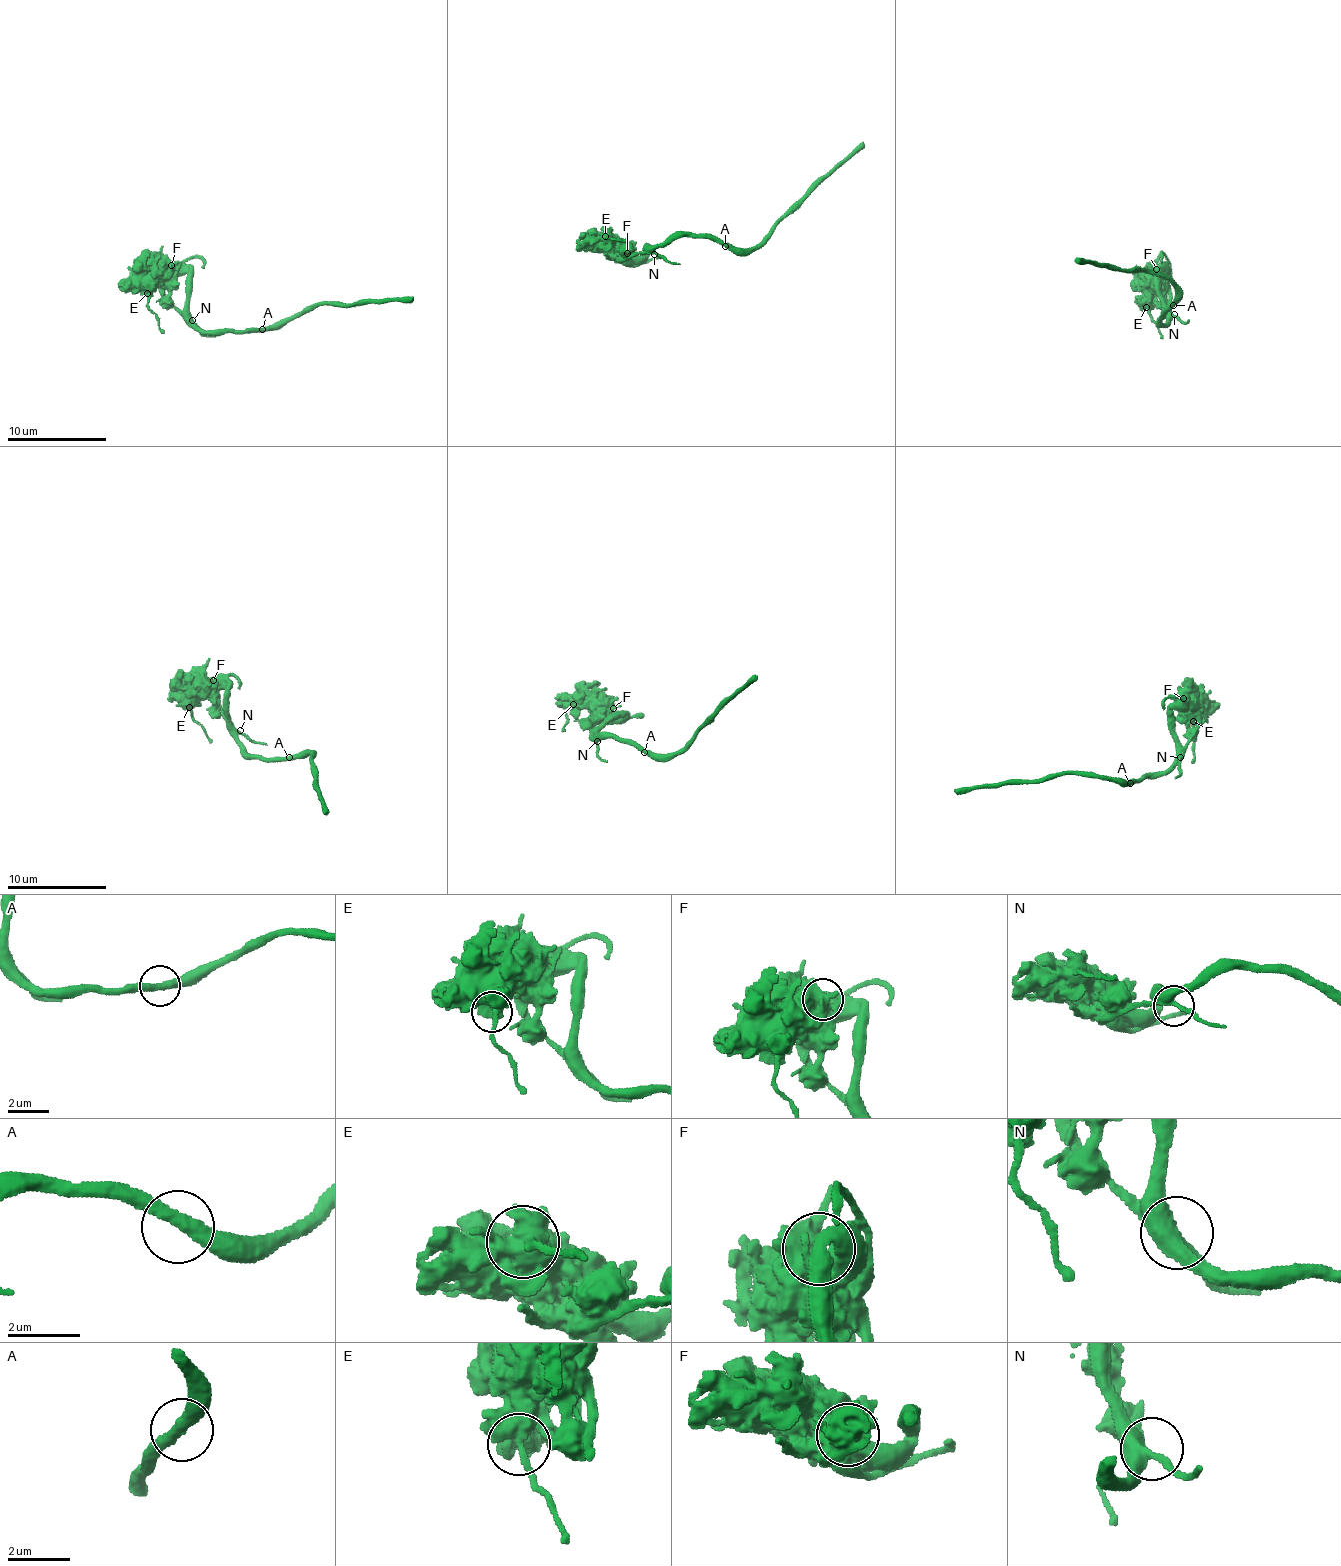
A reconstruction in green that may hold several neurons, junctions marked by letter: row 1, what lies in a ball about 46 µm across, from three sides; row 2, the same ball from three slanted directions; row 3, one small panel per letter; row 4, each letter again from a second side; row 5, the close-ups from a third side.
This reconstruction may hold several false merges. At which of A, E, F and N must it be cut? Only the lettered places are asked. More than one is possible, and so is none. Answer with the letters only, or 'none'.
none

